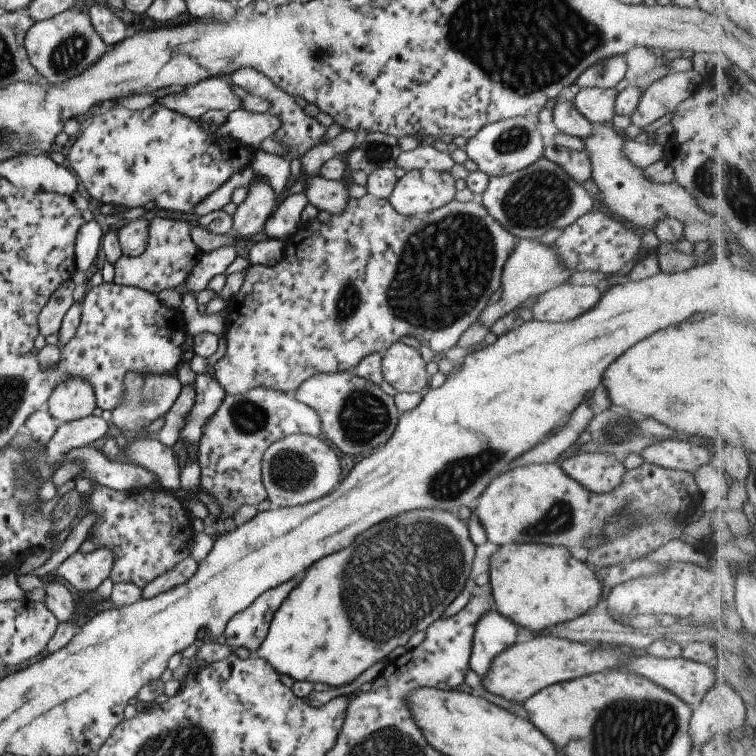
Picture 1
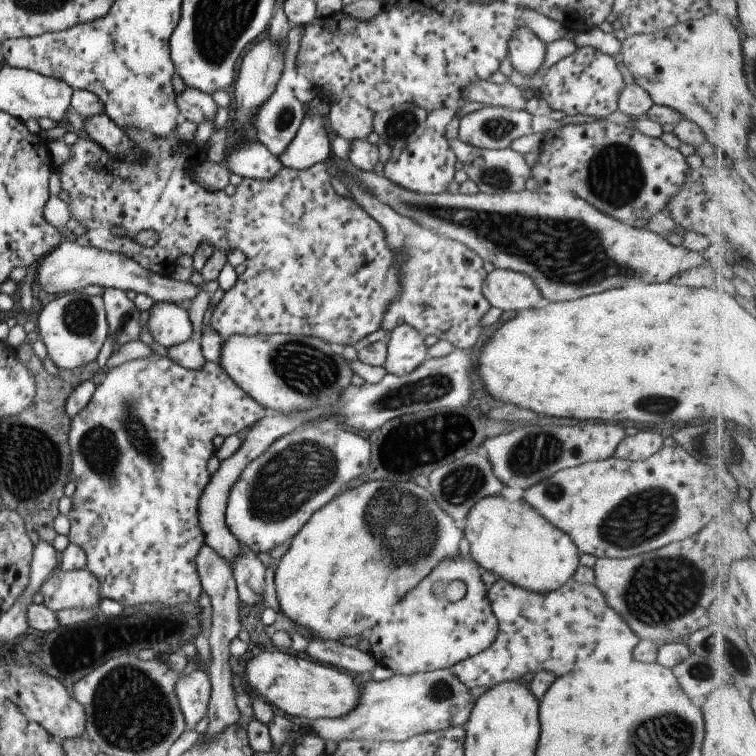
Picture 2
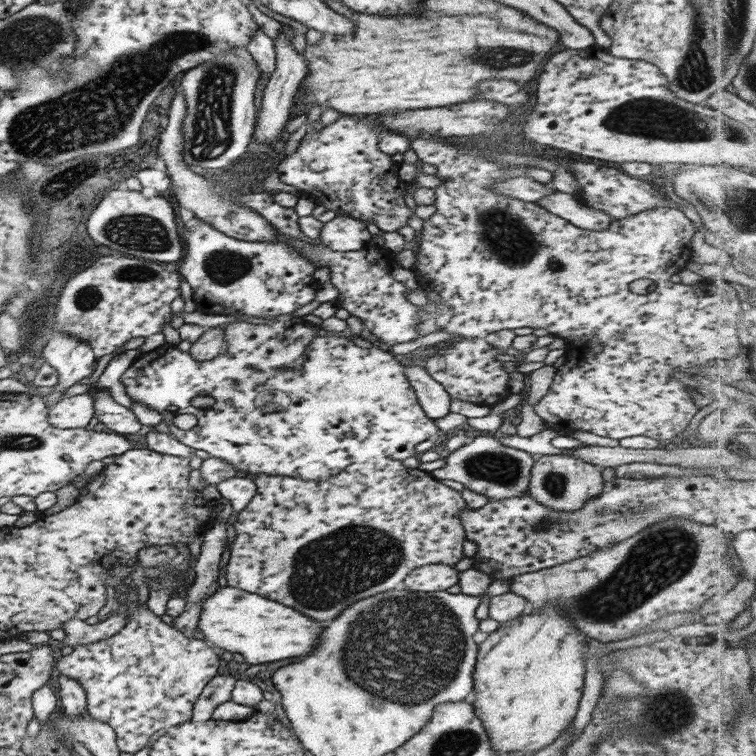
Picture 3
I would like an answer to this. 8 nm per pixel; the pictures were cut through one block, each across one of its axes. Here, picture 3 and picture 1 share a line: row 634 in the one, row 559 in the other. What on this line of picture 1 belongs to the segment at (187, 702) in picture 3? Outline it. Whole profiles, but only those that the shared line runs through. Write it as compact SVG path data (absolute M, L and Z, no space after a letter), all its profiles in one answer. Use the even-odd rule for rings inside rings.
M103 485L93 486L87 498L88 512L95 514L95 521L88 530L88 538L96 549L106 547L112 553L112 565L108 579L112 583L131 583L142 589L156 576L170 571L178 562L190 556L191 529L190 510L167 489L141 488L133 491L116 491Z

